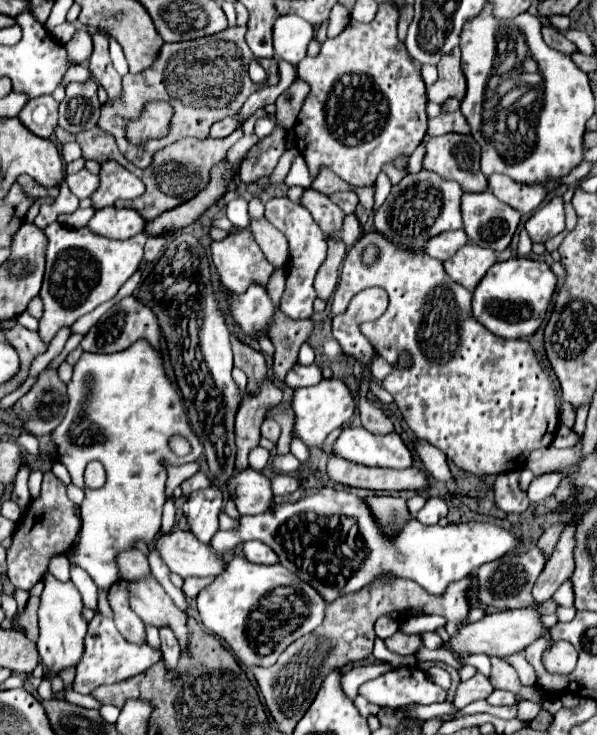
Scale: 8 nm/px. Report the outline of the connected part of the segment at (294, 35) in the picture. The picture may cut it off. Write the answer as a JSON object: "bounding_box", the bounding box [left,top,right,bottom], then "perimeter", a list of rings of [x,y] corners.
{"bounding_box":[274,14,312,66],"perimeter":[[[294,14],[282,16],[274,24],[274,56],[296,66],[306,56],[306,48],[312,38],[312,24]]]}

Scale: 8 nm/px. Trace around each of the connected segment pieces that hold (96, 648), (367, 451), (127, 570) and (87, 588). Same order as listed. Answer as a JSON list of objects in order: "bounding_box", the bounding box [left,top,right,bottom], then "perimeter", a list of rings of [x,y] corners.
[{"bounding_box":[76,616,160,688],"perimeter":[[[94,616],[88,624],[84,656],[76,668],[76,684],[80,688],[98,688],[100,684],[112,684],[120,678],[130,678],[144,672],[158,660],[160,660],[160,652],[152,650],[148,644],[136,646],[136,644],[126,642],[110,618]]]},{"bounding_box":[328,426,412,468],"perimeter":[[[348,426],[328,454],[336,454],[344,460],[378,466],[378,468],[410,468],[412,454],[398,434],[376,436],[362,426]]]},{"bounding_box":[118,550,150,580],"perimeter":[[[132,550],[132,552],[122,552],[118,556],[118,570],[120,570],[120,578],[122,580],[138,580],[148,576],[150,566],[148,566],[148,558],[140,552],[140,550]]]},{"bounding_box":[70,564,98,610],"perimeter":[[[70,564],[70,576],[72,576],[74,586],[76,586],[76,588],[80,590],[80,594],[82,594],[84,606],[96,610],[96,596],[98,596],[98,588],[96,588],[94,580],[92,580],[92,578],[82,570],[82,568],[76,568],[76,564]]]}]

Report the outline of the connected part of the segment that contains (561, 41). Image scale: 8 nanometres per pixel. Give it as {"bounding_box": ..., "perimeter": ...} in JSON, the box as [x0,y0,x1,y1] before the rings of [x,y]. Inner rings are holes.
{"bounding_box":[542,26,576,54],"perimeter":[[[544,26],[542,28],[542,38],[544,38],[544,42],[550,46],[550,48],[554,48],[554,50],[558,50],[558,52],[562,52],[562,54],[574,54],[576,52],[576,46],[570,42],[570,40],[566,40],[566,36],[560,32],[560,30],[556,30],[556,28],[552,28],[552,26]]]}

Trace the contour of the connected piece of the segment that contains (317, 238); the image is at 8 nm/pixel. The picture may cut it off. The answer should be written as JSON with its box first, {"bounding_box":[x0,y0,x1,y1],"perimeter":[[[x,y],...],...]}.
{"bounding_box":[266,196,326,320],"perimeter":[[[278,196],[266,202],[266,220],[270,224],[274,224],[274,228],[278,228],[286,240],[288,240],[288,248],[290,248],[290,260],[288,260],[288,274],[286,274],[286,290],[284,296],[280,300],[280,308],[286,316],[294,318],[294,320],[306,320],[314,314],[314,300],[316,300],[316,292],[314,292],[314,276],[320,268],[320,264],[326,258],[326,236],[324,232],[318,228],[318,224],[312,220],[312,214],[304,208],[298,206],[294,202],[288,200],[288,196]]]}

